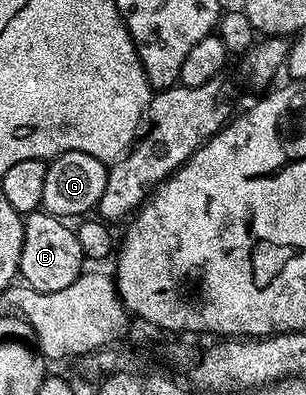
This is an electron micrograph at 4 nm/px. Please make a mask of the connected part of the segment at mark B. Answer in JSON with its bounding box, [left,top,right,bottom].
[19,211,86,293]

